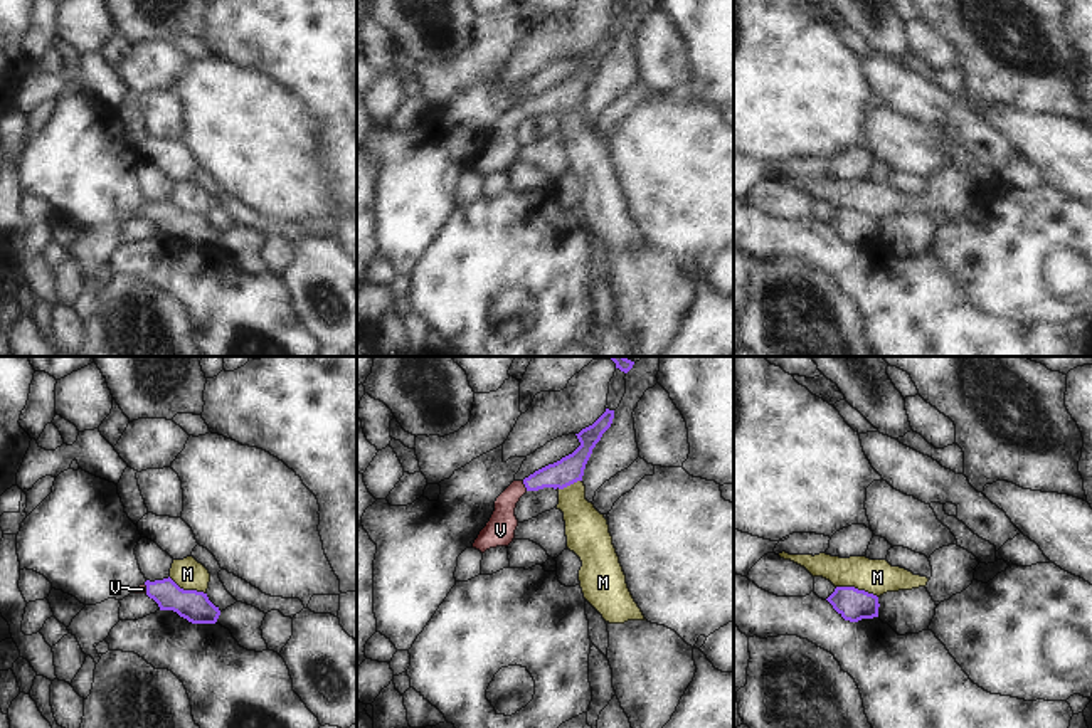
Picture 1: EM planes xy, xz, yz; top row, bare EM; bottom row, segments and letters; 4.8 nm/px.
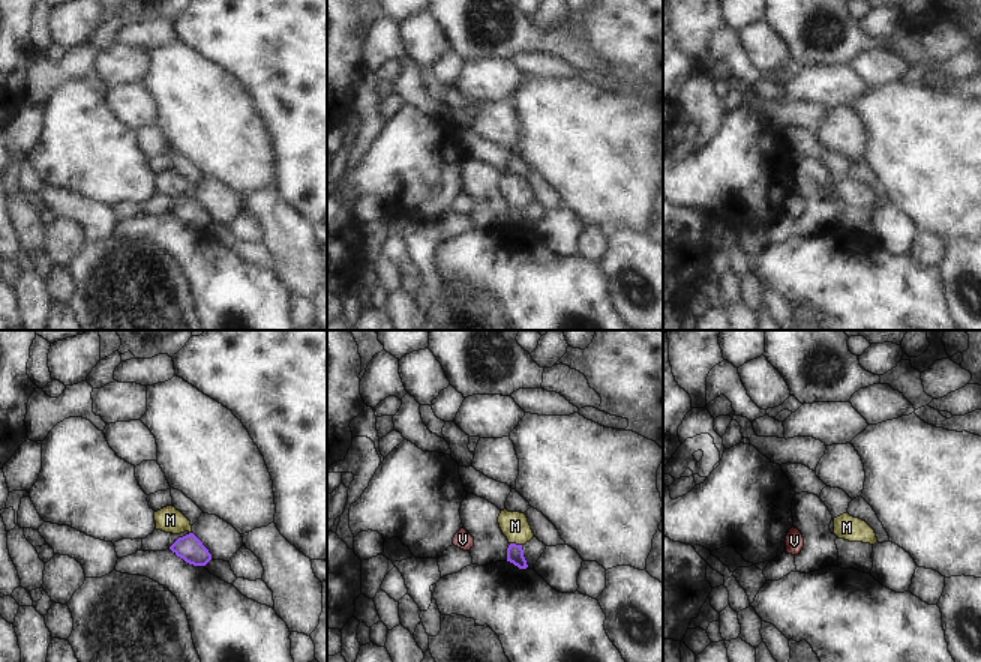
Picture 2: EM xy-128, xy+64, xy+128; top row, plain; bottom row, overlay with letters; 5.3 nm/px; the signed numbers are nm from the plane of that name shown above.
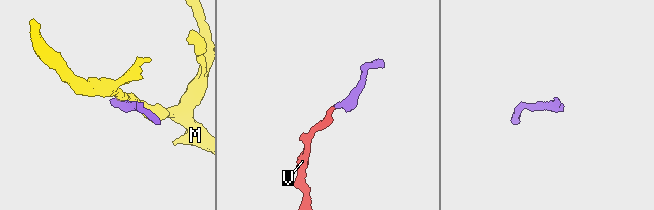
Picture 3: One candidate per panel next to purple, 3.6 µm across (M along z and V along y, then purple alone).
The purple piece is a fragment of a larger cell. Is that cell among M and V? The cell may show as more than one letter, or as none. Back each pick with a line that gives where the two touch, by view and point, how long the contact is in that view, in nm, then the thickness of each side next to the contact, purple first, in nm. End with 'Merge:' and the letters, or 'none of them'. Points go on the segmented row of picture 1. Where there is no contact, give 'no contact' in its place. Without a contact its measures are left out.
V: xz (525, 486) | 50 nm | 140/140 nm
Merge: V

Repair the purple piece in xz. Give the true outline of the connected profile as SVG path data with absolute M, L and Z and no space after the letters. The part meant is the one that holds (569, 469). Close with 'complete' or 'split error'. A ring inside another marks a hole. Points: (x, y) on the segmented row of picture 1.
M614 410L606 412L589 427L582 429L577 435L580 446L560 461L549 464L523 481L513 481L495 501L495 511L480 531L473 548L485 553L490 548L508 546L515 538L518 520L515 508L527 491L538 491L543 488L564 489L577 481L582 481L586 464L592 449L601 440L602 434L611 427Z; split error

